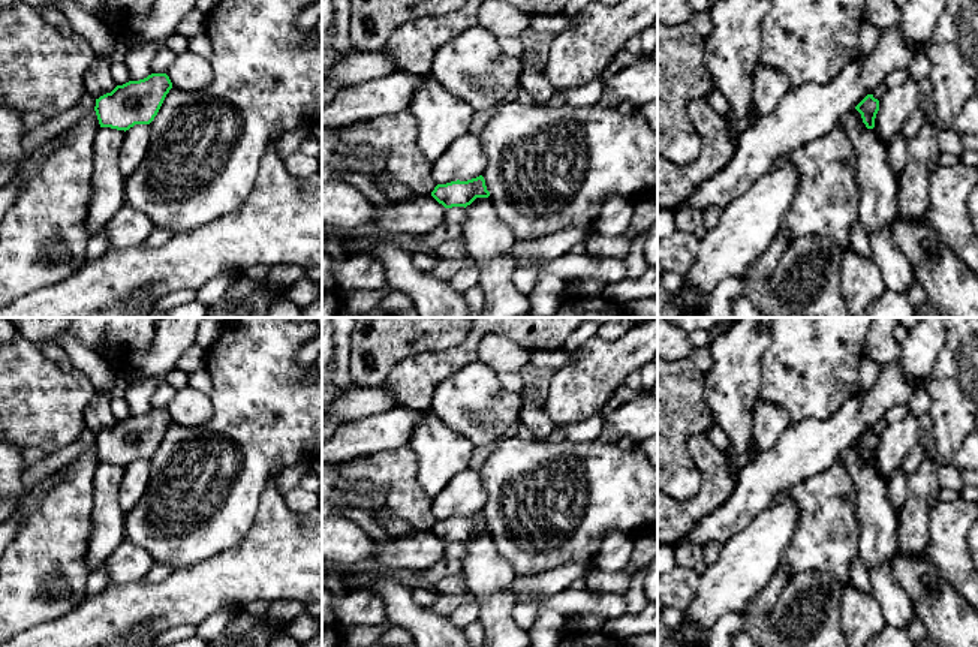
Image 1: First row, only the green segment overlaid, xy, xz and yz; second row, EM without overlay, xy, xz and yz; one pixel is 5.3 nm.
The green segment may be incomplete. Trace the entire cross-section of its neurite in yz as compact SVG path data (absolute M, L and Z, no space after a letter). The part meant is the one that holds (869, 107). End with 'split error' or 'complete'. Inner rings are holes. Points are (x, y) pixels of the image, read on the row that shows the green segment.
M867 94L855 109L861 114L863 123L867 129L875 127L875 118L879 111L879 100L873 97L873 94Z; complete

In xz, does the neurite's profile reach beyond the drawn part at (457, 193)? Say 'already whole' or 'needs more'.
already whole

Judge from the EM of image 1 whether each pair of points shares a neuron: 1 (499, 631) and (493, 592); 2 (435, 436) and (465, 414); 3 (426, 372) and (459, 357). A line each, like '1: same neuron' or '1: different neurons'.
1: same neuron
2: different neurons
3: same neuron

